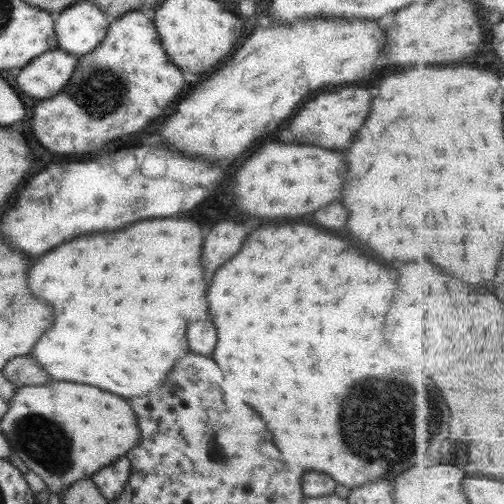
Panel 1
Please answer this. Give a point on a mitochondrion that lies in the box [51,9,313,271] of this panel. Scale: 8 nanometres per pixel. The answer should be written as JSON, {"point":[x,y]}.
{"point":[99,91]}

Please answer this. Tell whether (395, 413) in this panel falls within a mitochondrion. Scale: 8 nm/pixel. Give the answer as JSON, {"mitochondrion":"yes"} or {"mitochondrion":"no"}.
{"mitochondrion":"yes"}

